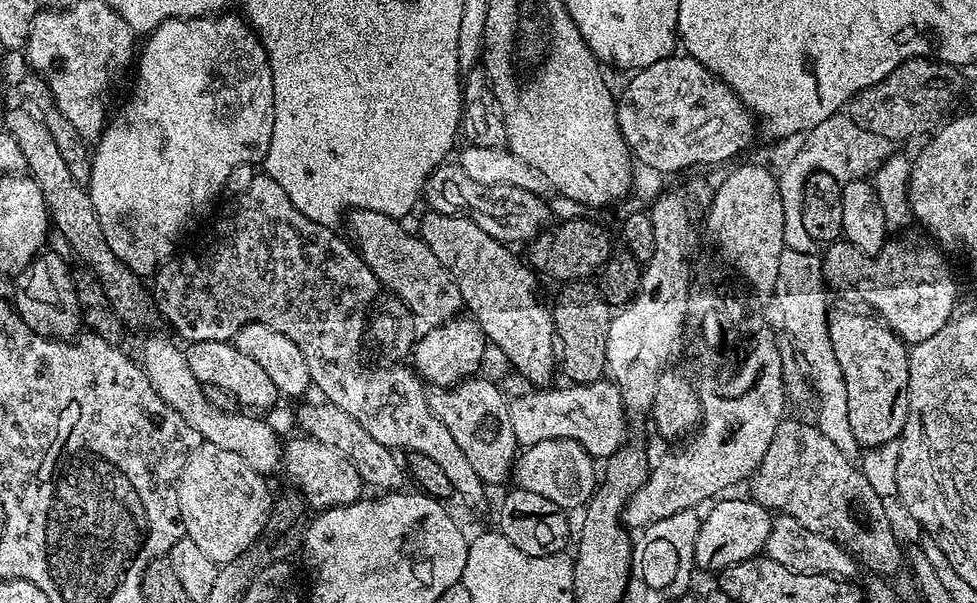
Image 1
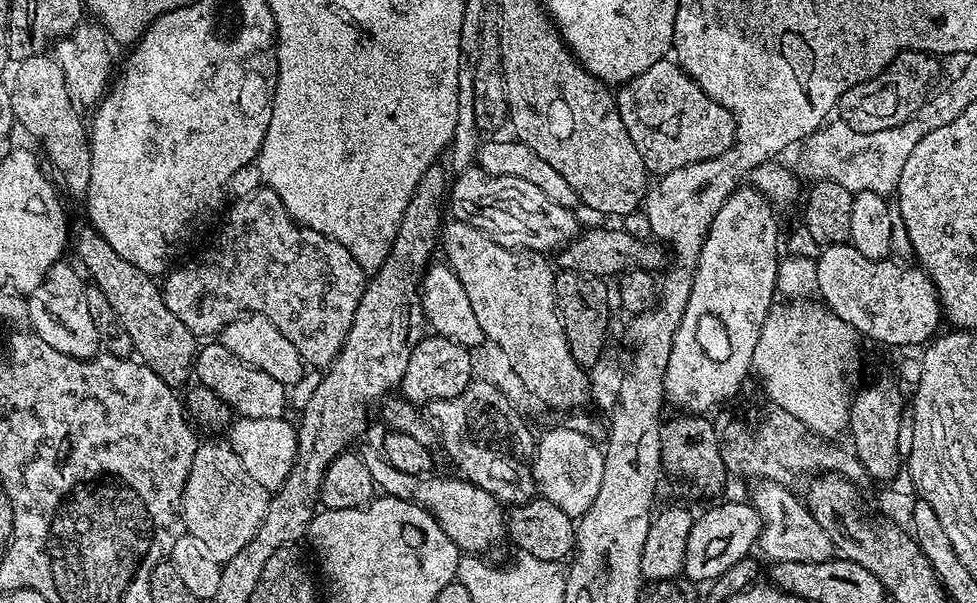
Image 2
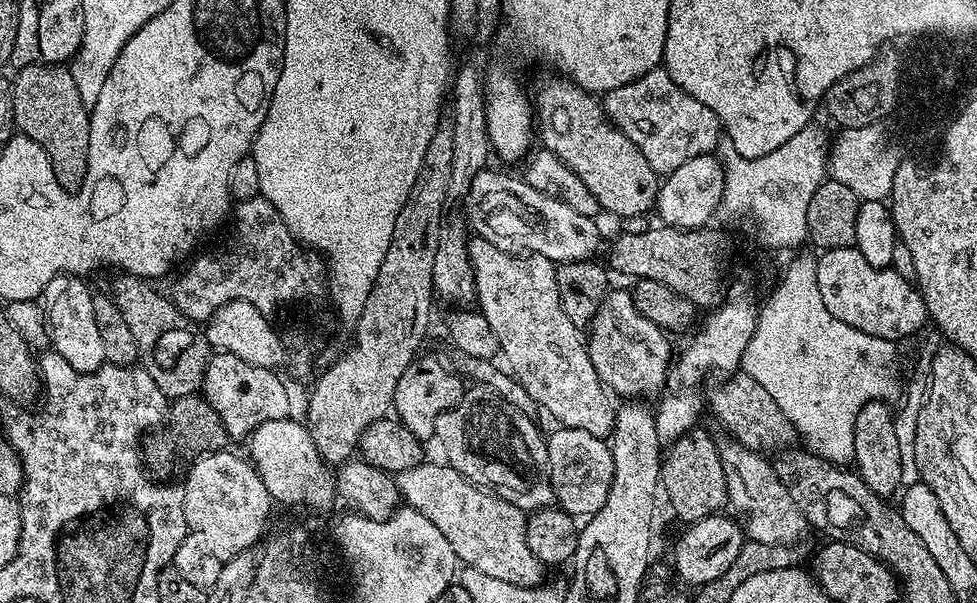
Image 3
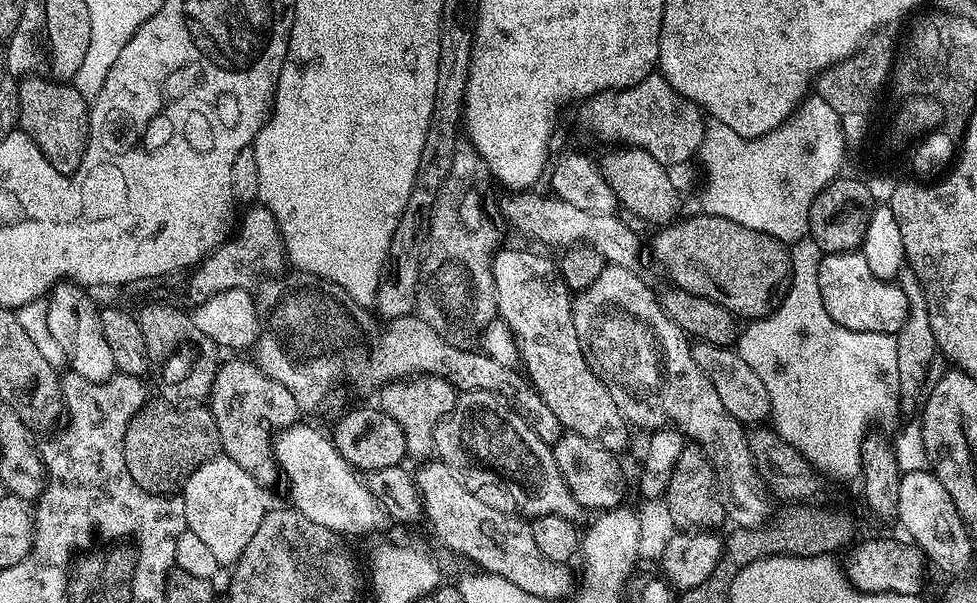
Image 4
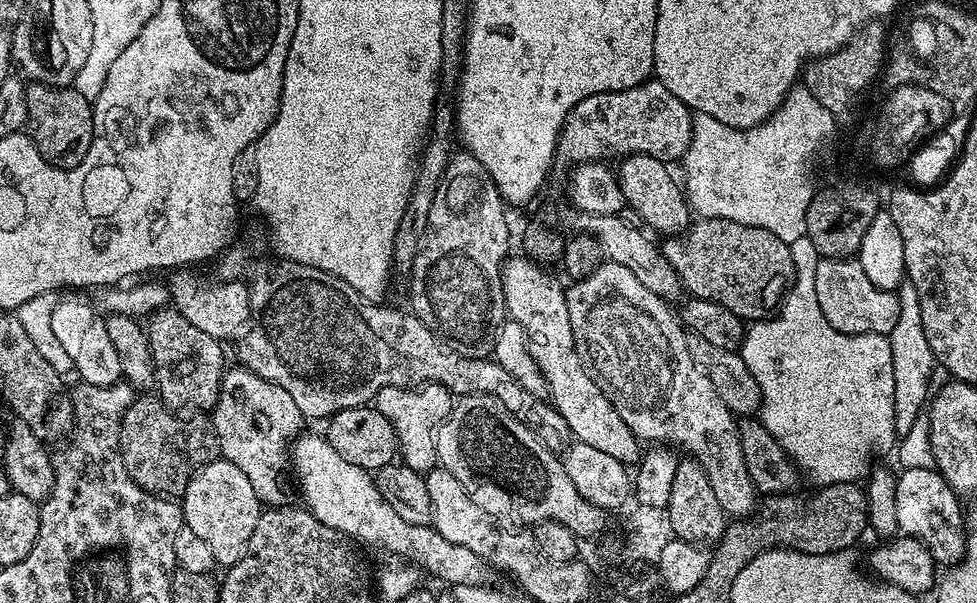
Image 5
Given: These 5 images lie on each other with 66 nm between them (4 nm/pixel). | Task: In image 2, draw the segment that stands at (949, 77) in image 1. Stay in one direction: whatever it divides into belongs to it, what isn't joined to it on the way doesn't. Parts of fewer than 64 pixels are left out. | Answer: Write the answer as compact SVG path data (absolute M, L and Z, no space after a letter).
M900 52L877 76L850 86L846 94L842 94L838 105L839 119L844 120L850 130L859 132L888 130L890 126L906 122L929 99L932 79L940 72L935 62L926 52Z

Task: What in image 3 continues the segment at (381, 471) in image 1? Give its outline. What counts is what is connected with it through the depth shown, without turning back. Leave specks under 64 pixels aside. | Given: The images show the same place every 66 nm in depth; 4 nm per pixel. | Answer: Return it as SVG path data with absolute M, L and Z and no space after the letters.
M425 462L395 473L403 503L438 526L438 531L446 537L446 542L450 542L450 550L454 550L461 565L518 587L543 585L546 566L534 558L530 546L526 546L525 512L469 480L446 462L439 463Z

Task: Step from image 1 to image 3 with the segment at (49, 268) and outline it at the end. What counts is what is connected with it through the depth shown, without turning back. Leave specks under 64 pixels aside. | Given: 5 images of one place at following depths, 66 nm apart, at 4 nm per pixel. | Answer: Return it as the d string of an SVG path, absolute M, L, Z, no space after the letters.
M61 274L44 288L42 307L44 324L48 328L48 343L51 351L62 354L70 366L79 372L96 372L106 363L106 349L102 347L102 334L98 322L94 322L94 295L79 276Z

